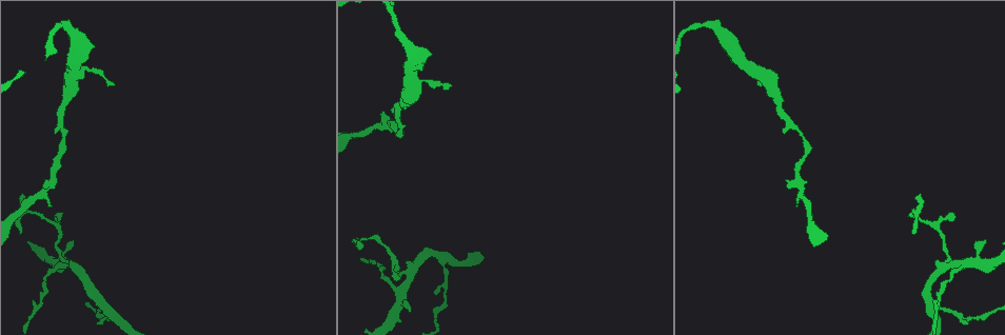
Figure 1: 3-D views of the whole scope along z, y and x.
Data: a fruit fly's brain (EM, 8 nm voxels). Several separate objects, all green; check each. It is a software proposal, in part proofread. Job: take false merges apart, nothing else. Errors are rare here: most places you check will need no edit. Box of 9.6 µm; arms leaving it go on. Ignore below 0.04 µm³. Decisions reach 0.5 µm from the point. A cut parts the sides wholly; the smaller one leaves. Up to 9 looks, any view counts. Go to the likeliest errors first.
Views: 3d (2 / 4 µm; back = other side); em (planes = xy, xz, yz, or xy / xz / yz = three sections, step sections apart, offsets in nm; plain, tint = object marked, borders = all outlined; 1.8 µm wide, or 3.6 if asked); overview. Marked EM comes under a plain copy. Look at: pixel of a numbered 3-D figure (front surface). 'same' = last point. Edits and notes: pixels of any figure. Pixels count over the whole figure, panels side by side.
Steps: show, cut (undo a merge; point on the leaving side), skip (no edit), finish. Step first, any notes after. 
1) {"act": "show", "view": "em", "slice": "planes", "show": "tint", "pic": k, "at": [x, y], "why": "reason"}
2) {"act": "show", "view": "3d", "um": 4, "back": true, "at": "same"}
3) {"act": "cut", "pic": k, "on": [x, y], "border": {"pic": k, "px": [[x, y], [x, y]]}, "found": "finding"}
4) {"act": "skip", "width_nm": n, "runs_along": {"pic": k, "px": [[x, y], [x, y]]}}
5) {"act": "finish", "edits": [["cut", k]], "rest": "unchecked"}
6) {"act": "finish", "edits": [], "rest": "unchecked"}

{"act": "show", "view": "em", "slice": "planes", "show": "tint", "pic": 1, "at": [444, 258], "why": "branch point"}

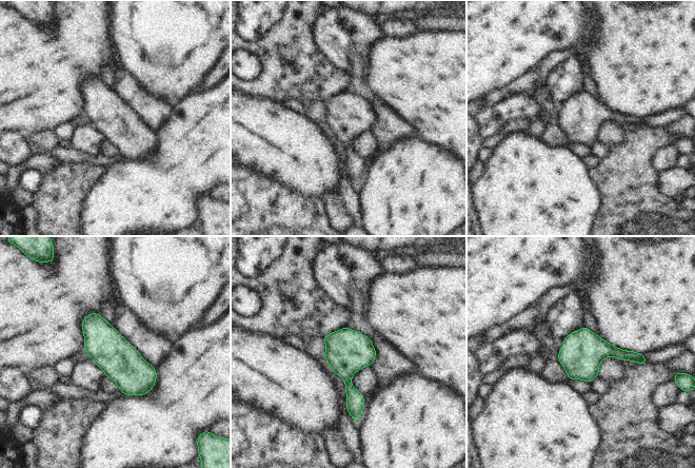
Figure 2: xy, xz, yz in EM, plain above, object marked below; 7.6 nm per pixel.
{"act": "skip", "found": "all the same cell"}

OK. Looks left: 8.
{"act": "show", "view": "em", "um": 3.6, "slice": "planes", "show": "tint", "pic": 1, "at": [714, 24], "why": "calibre changes"}

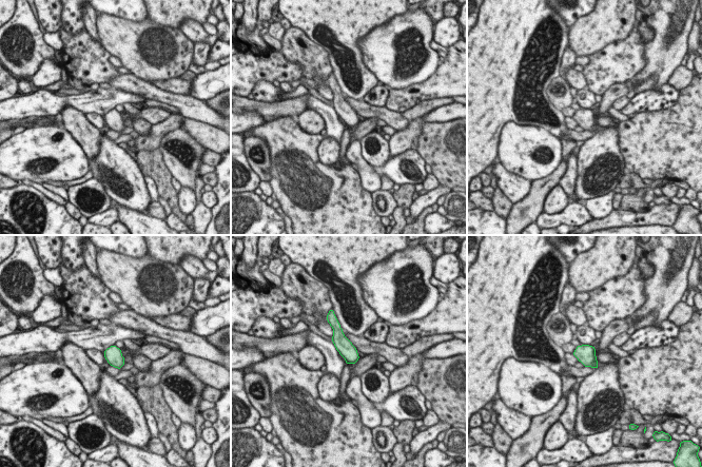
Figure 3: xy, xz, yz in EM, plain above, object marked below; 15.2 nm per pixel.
{"act": "skip", "found": "continuous, no second cell"}

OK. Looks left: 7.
{"act": "show", "view": "em", "slice": "yz", "step": 4, "show": "tint", "pic": 1, "at": [65, 102]}

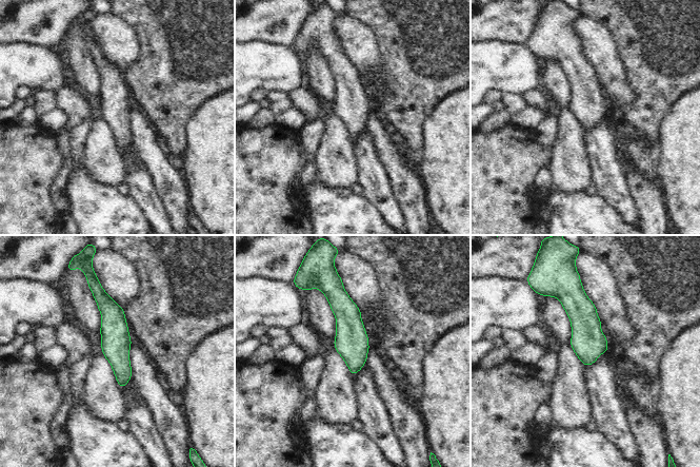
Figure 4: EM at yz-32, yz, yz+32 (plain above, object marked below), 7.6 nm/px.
{"act": "show", "view": "em", "slice": "planes", "show": "tint", "at": "same"}

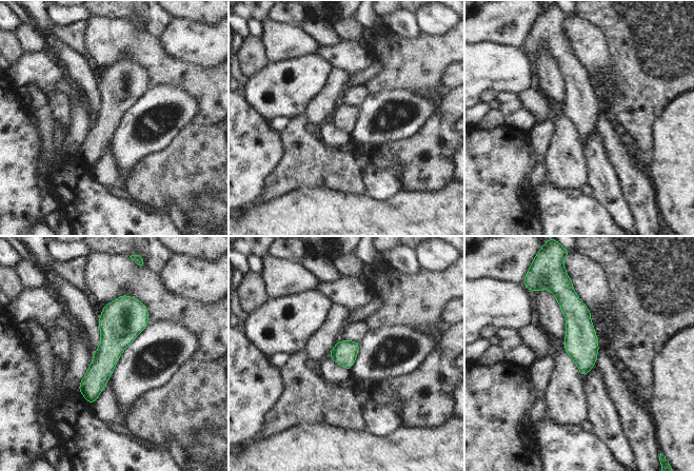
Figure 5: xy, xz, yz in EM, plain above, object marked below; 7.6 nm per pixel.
{"act": "skip", "found": "all the same cell"}

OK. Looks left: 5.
{"act": "finish", "edits": [], "rest": "unchecked"}

